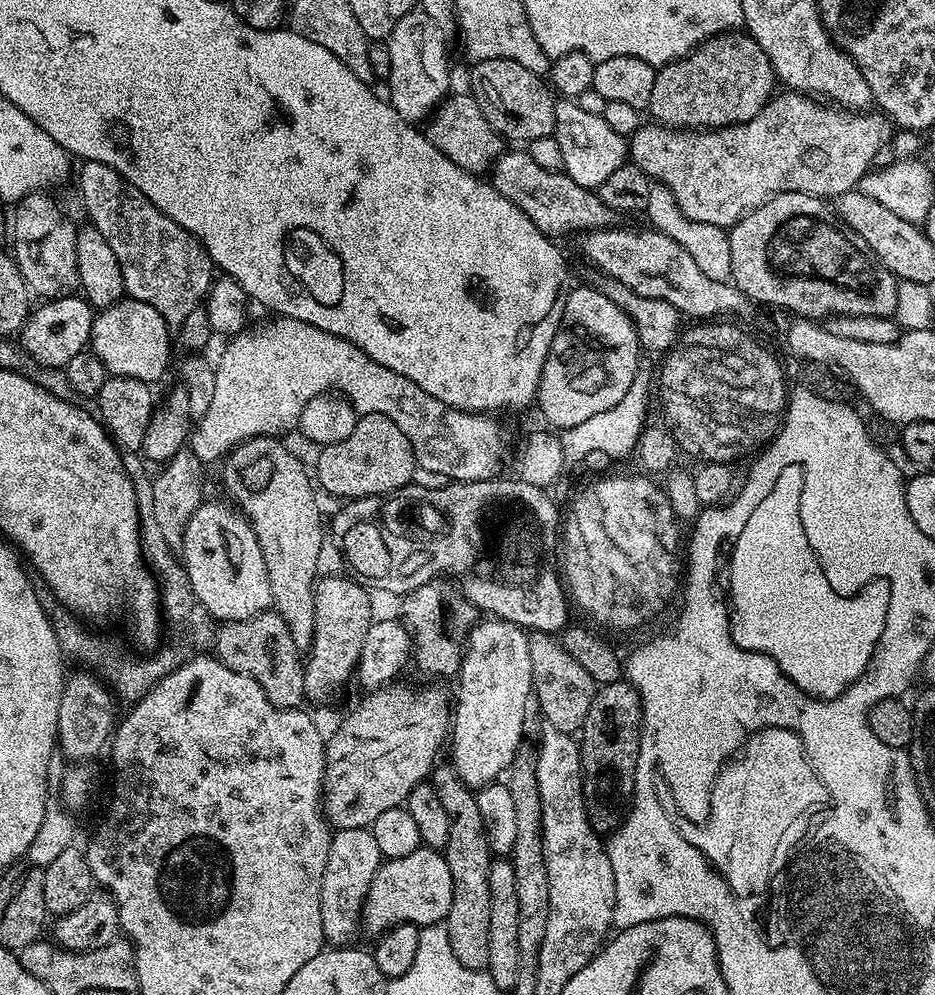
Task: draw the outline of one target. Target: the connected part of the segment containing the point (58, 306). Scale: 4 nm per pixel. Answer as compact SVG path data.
M83 295L58 296L49 299L41 308L31 309L28 321L18 333L18 343L26 351L33 365L62 370L74 358L74 354L85 351L92 339L94 309Z

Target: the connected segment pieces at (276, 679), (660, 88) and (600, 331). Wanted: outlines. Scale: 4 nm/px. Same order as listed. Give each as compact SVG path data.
M275 610L263 612L249 620L229 620L221 623L215 629L214 652L217 657L223 659L225 666L230 670L254 678L254 682L258 682L258 686L262 686L266 698L274 706L298 708L305 703L303 700L306 700L304 691L306 668L302 663L302 652L301 649L294 646L294 638L290 638L290 630L286 626L286 622L282 622L282 618Z
M740 30L723 33L704 41L675 64L665 64L654 78L654 91L650 94L646 112L658 124L681 130L711 130L731 124L745 124L768 105L777 91L778 81L770 58L758 42Z
M573 287L566 298L564 316L560 319L560 328L554 334L554 342L550 342L550 350L546 354L546 362L542 366L542 378L536 391L535 403L540 404L540 412L549 420L551 427L563 430L577 426L599 414L609 410L625 397L630 382L634 381L635 371L642 361L640 339L636 333L636 324L621 308L599 287Z

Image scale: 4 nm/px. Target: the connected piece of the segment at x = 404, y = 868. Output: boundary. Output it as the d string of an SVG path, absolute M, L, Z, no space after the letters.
M421 846L414 850L414 854L406 854L406 858L381 863L364 899L362 928L372 938L379 938L399 924L438 924L447 917L451 901L450 866L443 851Z

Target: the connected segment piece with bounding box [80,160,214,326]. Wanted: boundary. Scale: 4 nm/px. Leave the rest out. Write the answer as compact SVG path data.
M97 160L83 161L84 169L80 172L80 196L84 199L84 208L88 211L91 227L97 228L106 242L110 242L110 250L114 250L114 258L118 258L118 266L122 266L122 282L124 283L124 291L133 300L141 300L150 306L154 306L154 310L158 310L158 314L162 314L162 318L166 318L169 326L179 326L186 322L186 314L190 314L190 310L201 307L205 303L208 295L208 289L212 287L214 279L214 265L212 259L208 257L208 252L200 244L200 239L191 232L186 231L182 226L178 226L178 222L174 222L170 218L166 218L166 214L162 214L162 210L158 210L158 206L154 206L154 202L150 202L144 197L137 188L130 182L126 182L118 175L110 166L106 166Z

